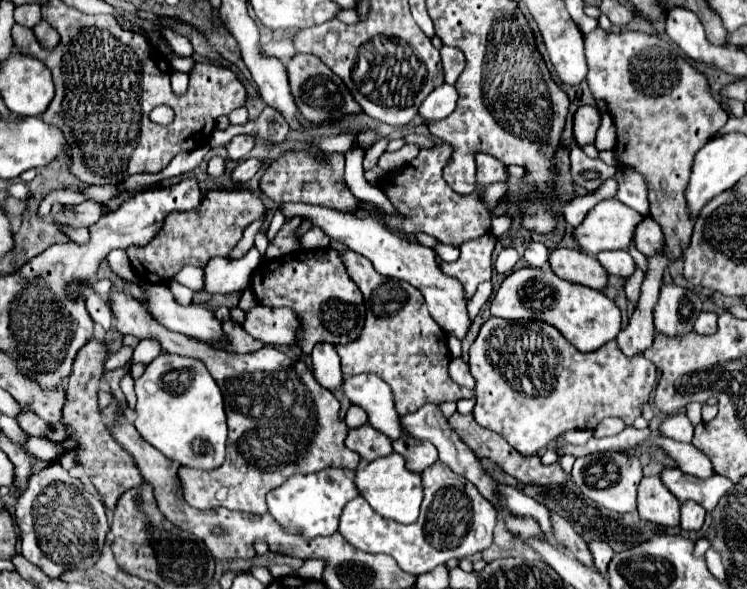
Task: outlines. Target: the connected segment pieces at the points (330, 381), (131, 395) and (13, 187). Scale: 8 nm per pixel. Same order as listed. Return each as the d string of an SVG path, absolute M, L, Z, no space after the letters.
M315 344L311 352L311 362L313 362L313 372L317 382L329 390L335 392L343 384L343 374L341 374L341 362L331 344Z
M127 374L123 380L121 380L121 390L123 390L125 398L127 398L127 406L129 406L129 412L133 412L137 398L135 398L135 392L133 392L133 378L131 378L129 374Z
M13 182L13 184L9 184L9 192L11 192L11 196L15 196L15 198L23 198L23 200L31 198L31 190L29 190L29 186L23 184L23 182Z

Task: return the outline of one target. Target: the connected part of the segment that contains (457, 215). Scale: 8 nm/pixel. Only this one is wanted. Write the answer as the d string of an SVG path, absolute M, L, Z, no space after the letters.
M437 144L427 150L419 150L419 156L405 164L401 170L389 172L387 180L381 184L385 196L393 202L393 206L403 214L403 218L389 218L385 216L385 222L401 232L401 234L415 234L415 232L425 232L433 238L437 238L441 244L451 244L451 246L461 246L467 240L479 238L491 230L491 214L479 200L479 190L485 184L499 182L507 178L507 166L497 160L491 154L476 155L476 180L477 188L469 196L461 196L457 192L451 192L447 188L447 182L443 180L443 168L449 162L451 148L447 144Z

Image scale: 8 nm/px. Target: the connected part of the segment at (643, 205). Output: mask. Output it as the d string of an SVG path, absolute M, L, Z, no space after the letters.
M617 168L617 198L639 214L649 214L647 202L647 180L639 172L631 172L627 168Z

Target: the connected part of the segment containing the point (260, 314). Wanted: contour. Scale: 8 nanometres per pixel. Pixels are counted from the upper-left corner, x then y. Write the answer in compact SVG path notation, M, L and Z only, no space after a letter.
M257 304L245 314L243 328L263 344L299 346L297 330L301 322L291 308L269 308Z

